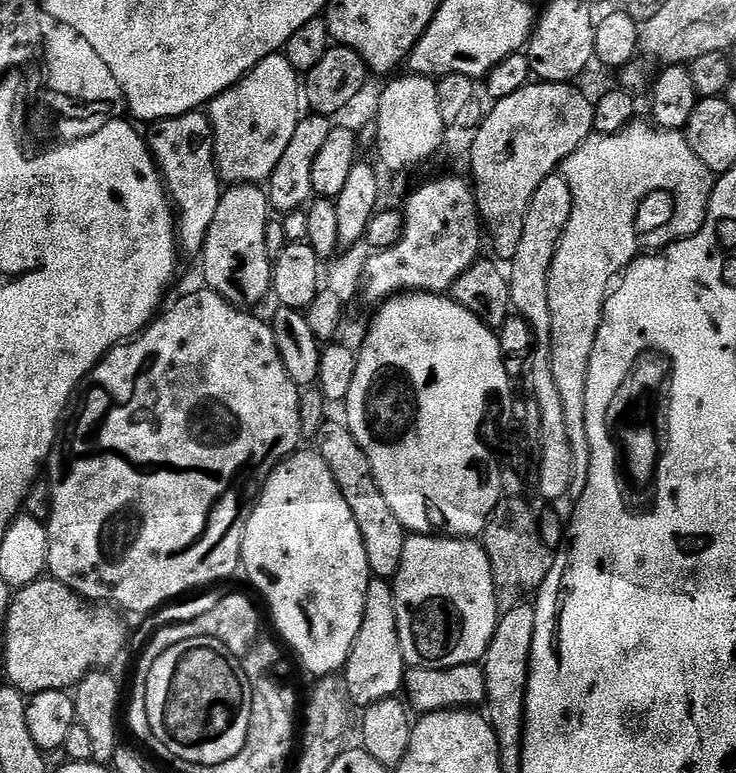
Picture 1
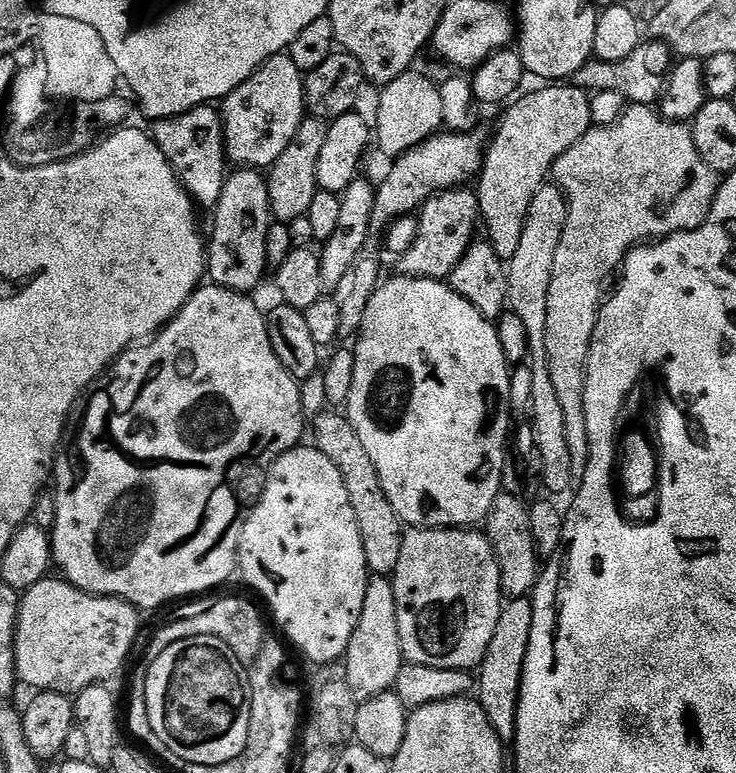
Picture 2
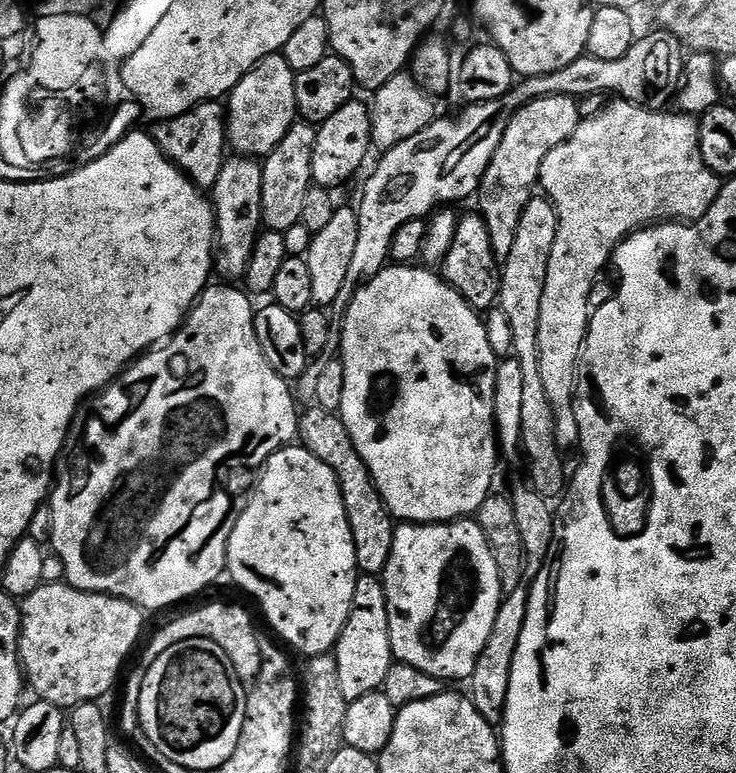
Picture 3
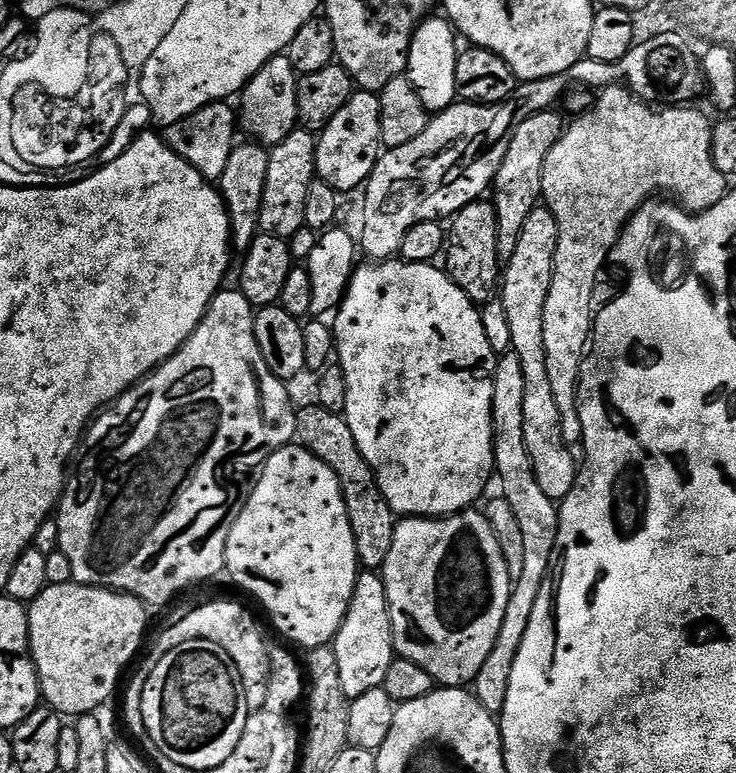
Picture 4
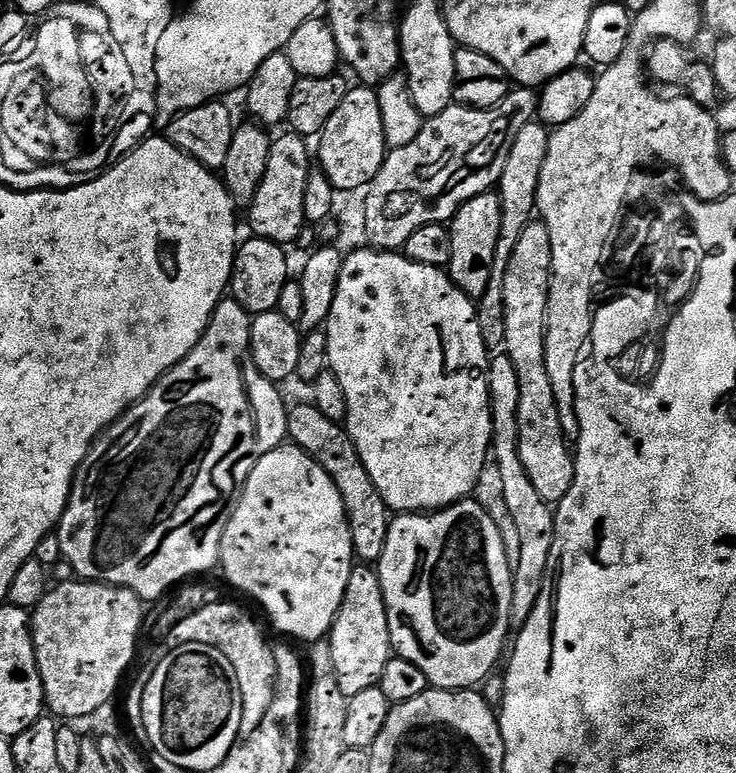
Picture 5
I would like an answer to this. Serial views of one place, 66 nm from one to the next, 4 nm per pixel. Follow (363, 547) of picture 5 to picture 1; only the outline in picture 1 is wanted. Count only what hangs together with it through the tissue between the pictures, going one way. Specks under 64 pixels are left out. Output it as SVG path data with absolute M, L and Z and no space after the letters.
M321 423L320 431L314 437L314 443L317 444L315 447L320 457L326 462L326 466L330 466L330 474L334 474L334 482L338 482L342 490L342 498L346 498L350 506L350 514L354 514L354 522L358 522L369 573L381 580L391 581L400 565L406 533L398 522L398 518L394 518L390 506L386 506L386 498L382 498L382 490L378 490L376 480L372 477L370 462L364 451L358 446L347 423L328 423Z

